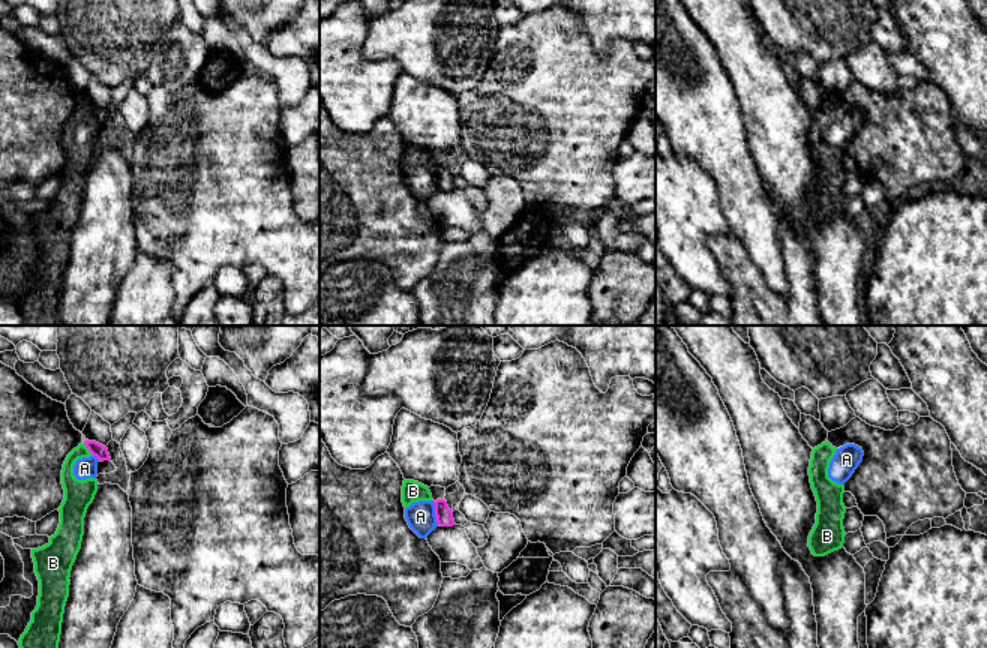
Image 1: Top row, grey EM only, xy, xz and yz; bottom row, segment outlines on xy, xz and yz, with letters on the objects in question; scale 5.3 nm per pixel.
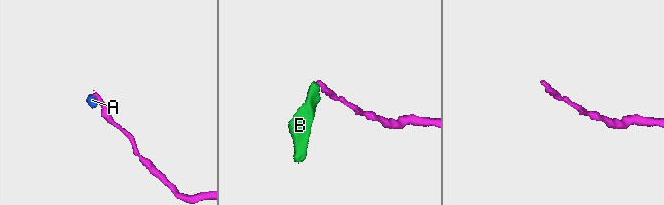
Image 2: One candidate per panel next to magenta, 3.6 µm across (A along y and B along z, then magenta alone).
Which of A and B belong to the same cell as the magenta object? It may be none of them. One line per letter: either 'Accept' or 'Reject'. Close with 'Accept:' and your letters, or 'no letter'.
A: Reject
B: Reject
Accept: no letter

